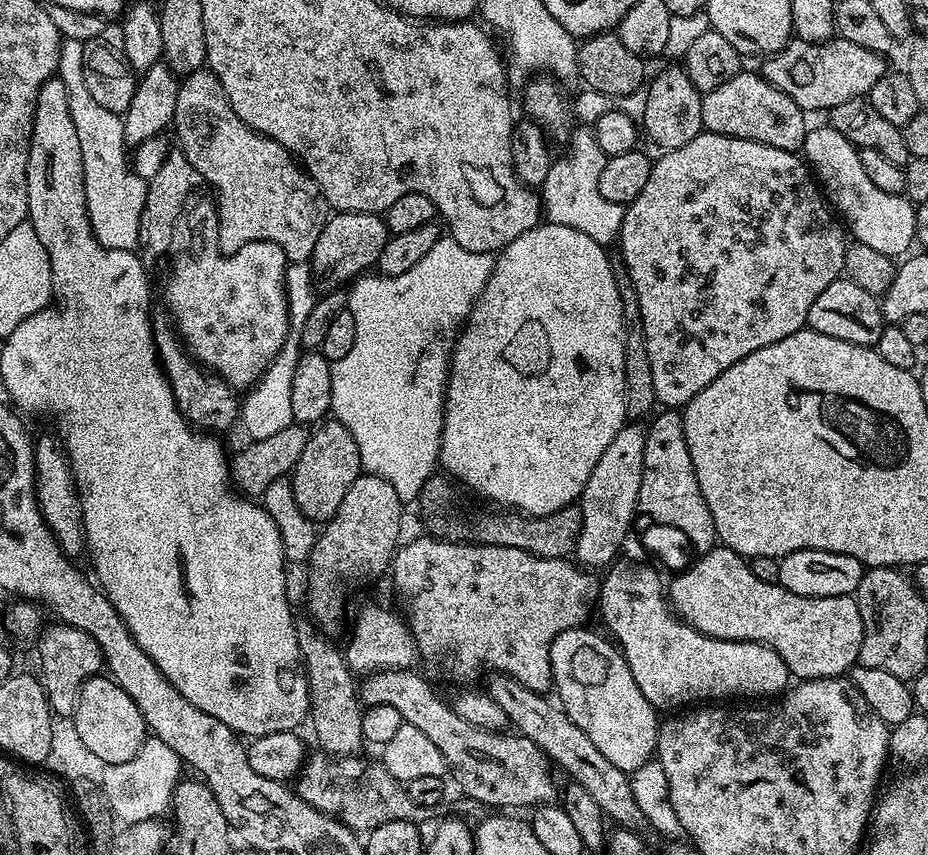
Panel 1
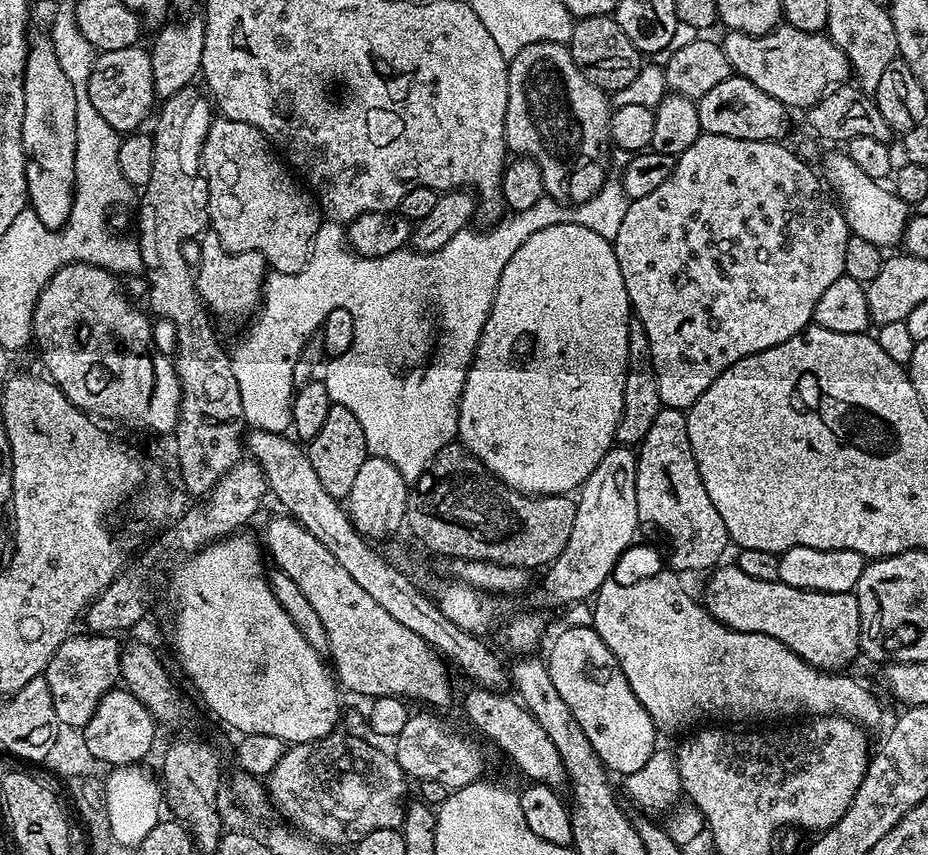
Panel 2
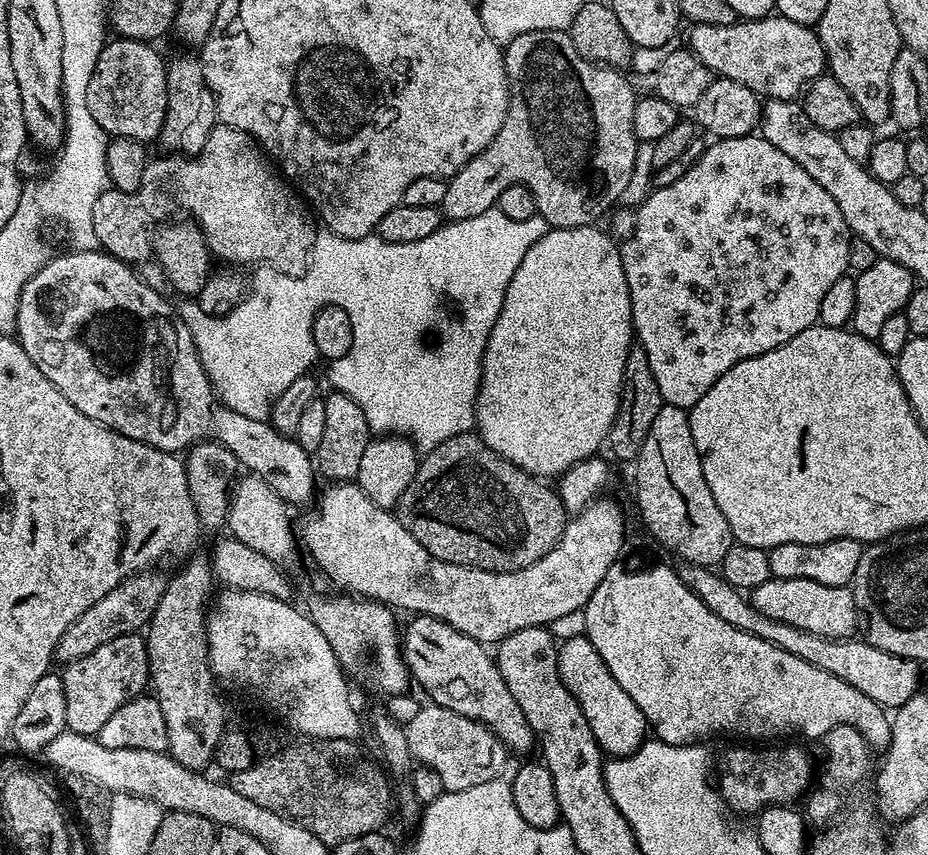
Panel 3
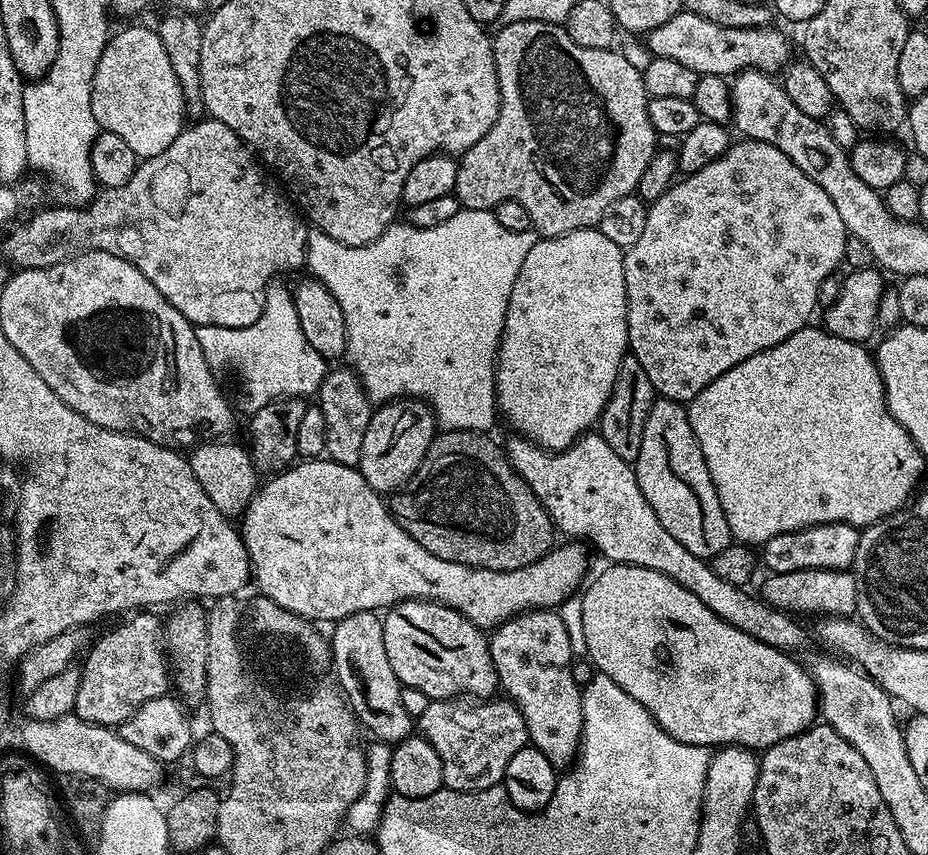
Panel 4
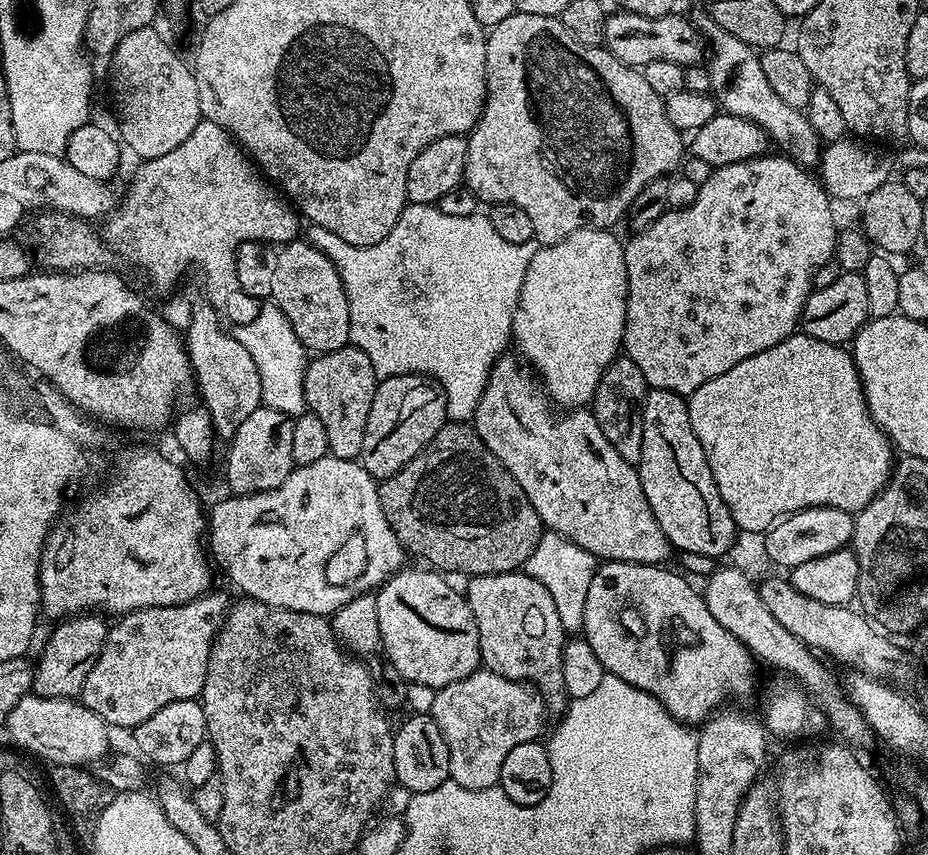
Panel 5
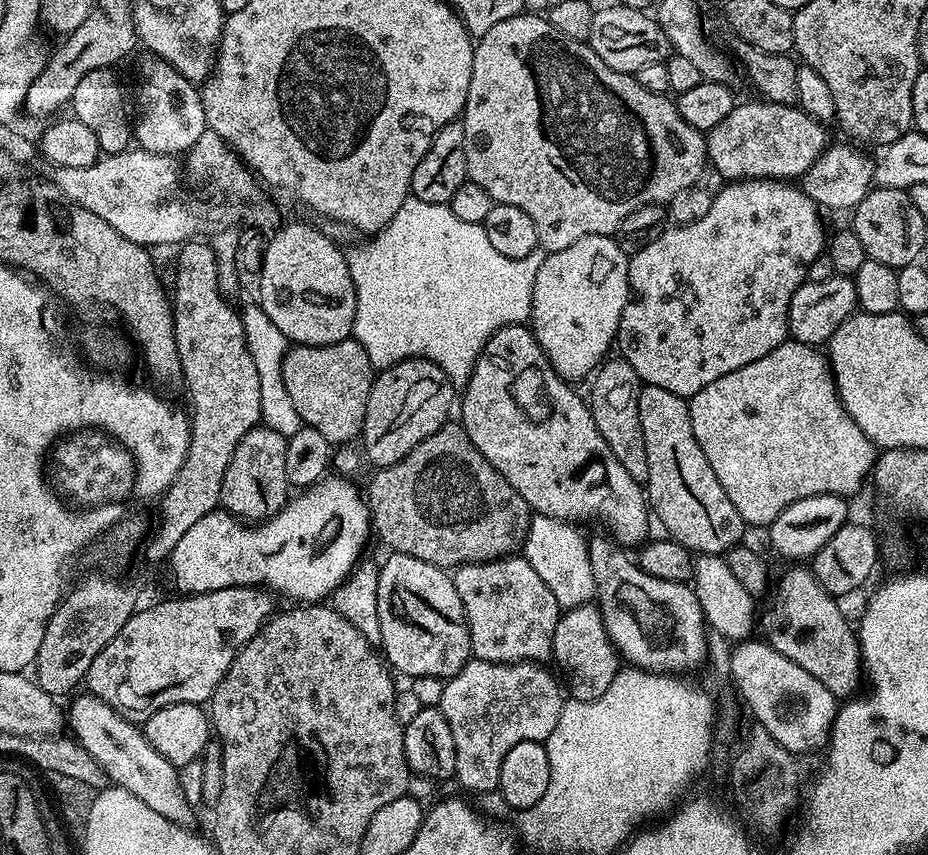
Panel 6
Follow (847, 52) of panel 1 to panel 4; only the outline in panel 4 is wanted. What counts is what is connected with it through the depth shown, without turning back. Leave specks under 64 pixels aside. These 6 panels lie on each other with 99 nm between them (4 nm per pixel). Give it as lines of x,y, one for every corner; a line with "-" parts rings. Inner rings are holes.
678,11
674,18
670,18
662,26
658,26
653,32
647,33
648,48
653,57
673,59
682,66
688,66
694,70
697,76
723,76
735,77
737,74
747,71
748,68
756,68
759,72
776,74
789,63
788,40
776,29
776,26
767,28
719,28
714,22
706,22
698,18
693,12

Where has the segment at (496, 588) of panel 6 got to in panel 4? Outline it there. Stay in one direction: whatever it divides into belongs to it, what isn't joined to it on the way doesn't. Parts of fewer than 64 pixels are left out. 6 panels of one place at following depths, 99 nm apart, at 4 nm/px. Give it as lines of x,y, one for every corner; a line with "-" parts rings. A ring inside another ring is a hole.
538,608
503,620
488,641
500,688
526,722
531,747
542,750
557,770
575,761
584,729
582,688
572,677
574,653
559,611

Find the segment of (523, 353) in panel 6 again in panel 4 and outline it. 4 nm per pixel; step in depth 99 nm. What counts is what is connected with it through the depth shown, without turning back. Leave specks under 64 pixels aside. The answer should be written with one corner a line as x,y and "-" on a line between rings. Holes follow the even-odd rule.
592,430
587,434
582,434
569,448
564,448
561,452
550,452
535,444
532,440
526,440
519,434
509,435
508,444
506,443
506,455
512,464
512,469
524,479
526,486
530,486
530,490
538,498
538,502
542,502
544,509
548,511
548,516
551,518
553,525
557,529
560,528
565,532
565,537
575,538
580,542
587,542
593,549
597,548
602,555
605,556
605,561
614,564
629,564
630,566
642,566
646,570
658,570
658,574
666,574
666,578
674,578
674,582
678,582
678,586
686,586
686,590
690,590
690,594
694,594
694,598
698,598
702,602
706,602
706,606
710,606
710,610
714,610
714,614
718,614
718,618
722,618
726,622
730,622
730,626
734,626
738,630
742,630
746,634
750,634
754,638
758,638
758,642
766,642
766,646
774,646
789,654
795,653
795,648
800,648
807,642
808,636
810,640
810,632
799,624
795,615
789,614
781,609
772,607
771,604
765,604
759,595
751,596
741,585
731,584
730,582
722,582
722,578
718,578
718,574
714,574
711,563
705,557
698,554
690,554
690,550
686,550
686,546
682,546
682,542
678,542
678,538
673,538
666,531
666,526
662,526
662,522
658,522
658,514
654,514
654,510
650,506
650,502
646,502
646,498
642,494
642,490
636,481
636,469
631,463
622,458
618,458
618,454
614,454
614,450
610,450
610,445
601,438
599,431

